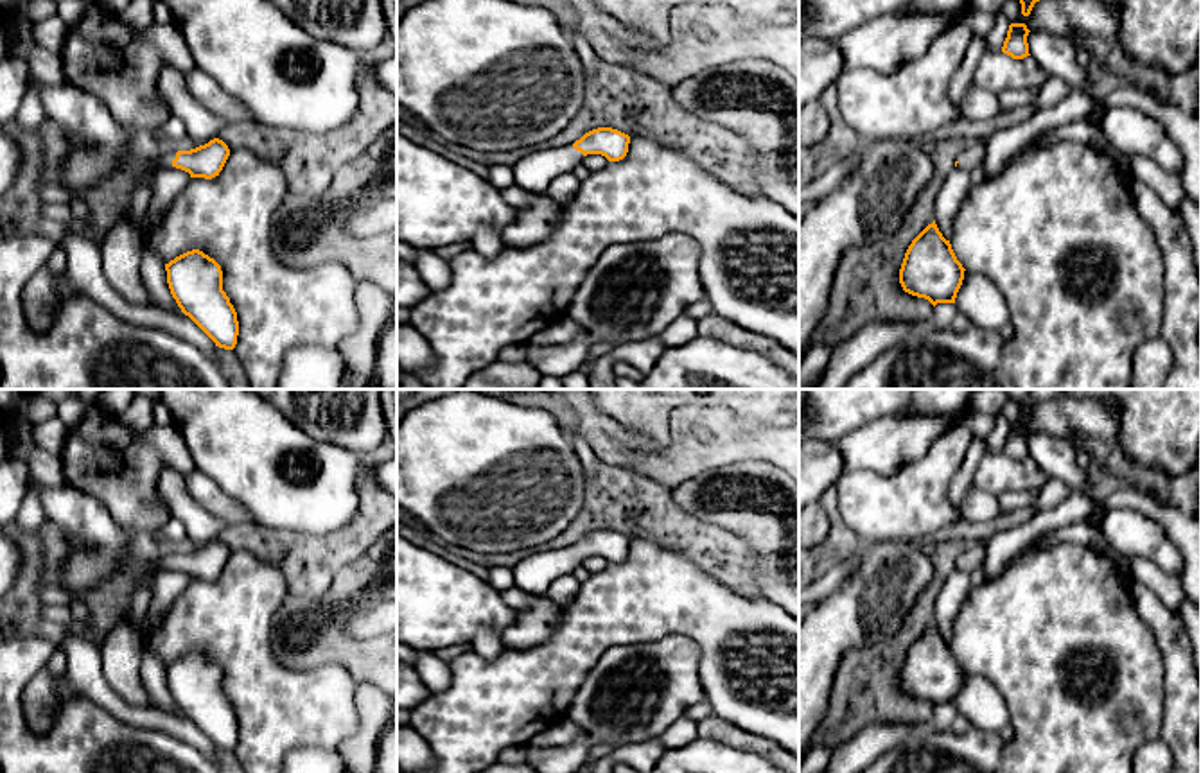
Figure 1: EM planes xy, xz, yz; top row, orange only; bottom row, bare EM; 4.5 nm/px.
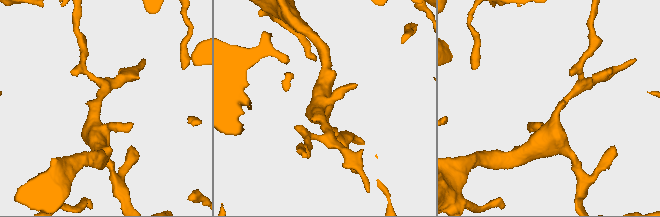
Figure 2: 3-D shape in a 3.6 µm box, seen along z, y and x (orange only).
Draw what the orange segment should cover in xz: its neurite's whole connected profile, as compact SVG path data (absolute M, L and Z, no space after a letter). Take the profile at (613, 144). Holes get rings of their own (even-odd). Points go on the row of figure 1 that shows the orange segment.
M598 127L573 145L535 149L512 167L513 185L531 194L546 194L557 176L573 172L587 154L601 154L609 161L619 161L627 156L628 143L628 135L612 127Z

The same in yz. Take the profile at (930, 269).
M934 221L908 246L899 269L899 283L905 292L925 298L934 307L955 303L964 271L950 240Z

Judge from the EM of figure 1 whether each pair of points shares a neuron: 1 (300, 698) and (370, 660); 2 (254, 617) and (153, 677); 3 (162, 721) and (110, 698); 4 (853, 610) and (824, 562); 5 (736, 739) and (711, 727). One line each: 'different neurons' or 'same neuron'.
1: different neurons
2: different neurons
3: same neuron
4: different neurons
5: same neuron

